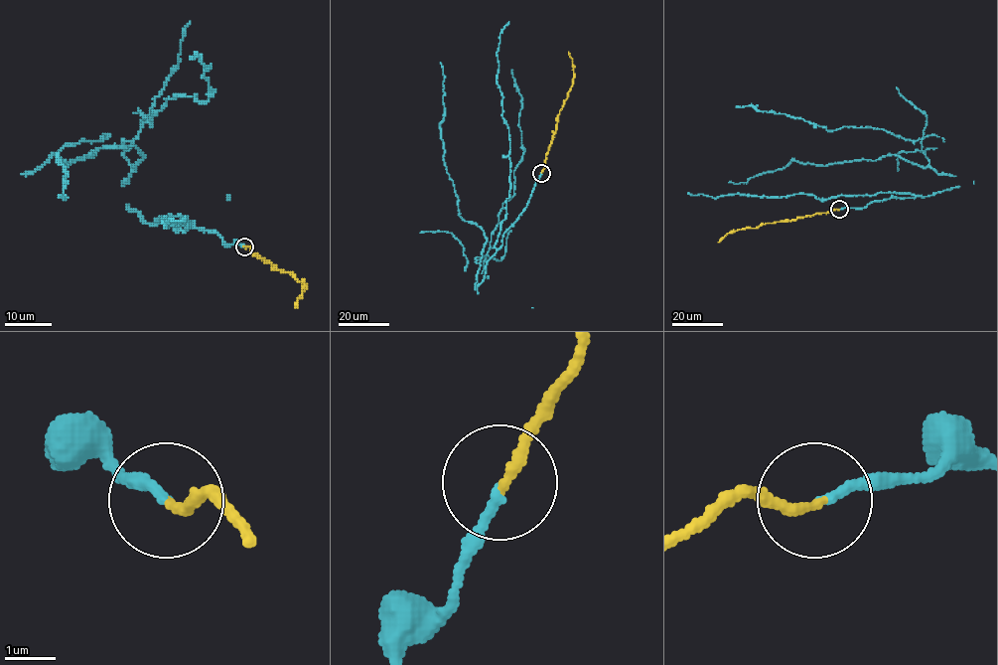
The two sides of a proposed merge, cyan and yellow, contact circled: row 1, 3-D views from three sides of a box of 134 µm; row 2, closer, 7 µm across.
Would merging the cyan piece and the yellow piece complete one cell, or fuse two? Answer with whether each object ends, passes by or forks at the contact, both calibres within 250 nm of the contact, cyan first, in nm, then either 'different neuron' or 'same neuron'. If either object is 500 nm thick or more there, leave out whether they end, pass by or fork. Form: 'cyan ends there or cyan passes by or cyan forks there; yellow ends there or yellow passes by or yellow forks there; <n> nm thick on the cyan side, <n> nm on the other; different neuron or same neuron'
cyan ends there; yellow ends there; 170 nm thick on the cyan side, 200 nm on the other; same neuron

